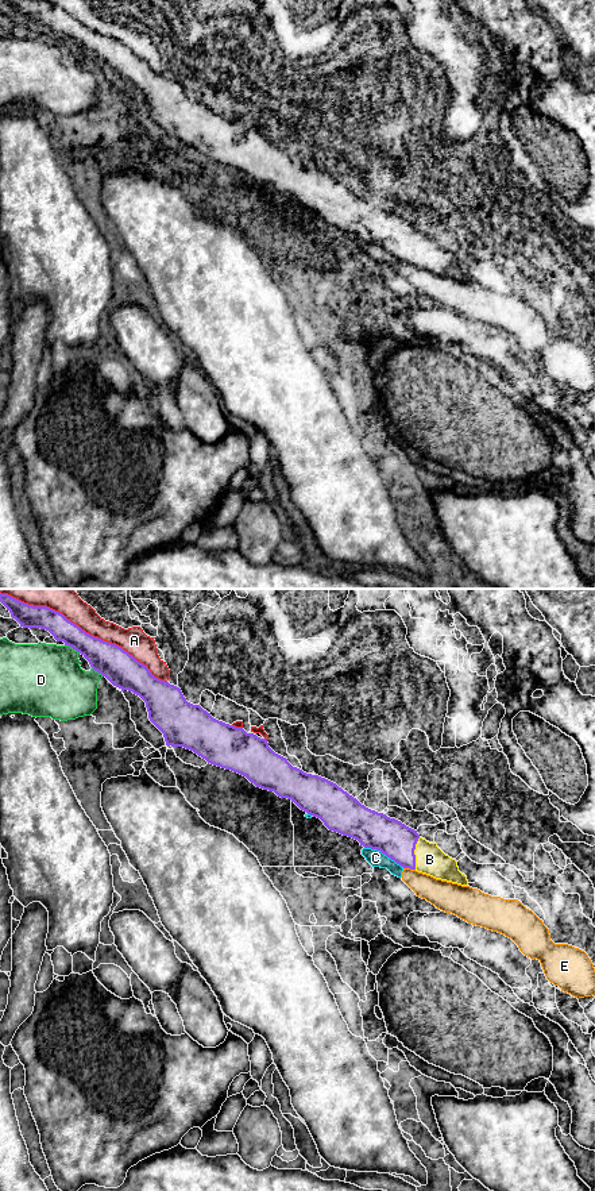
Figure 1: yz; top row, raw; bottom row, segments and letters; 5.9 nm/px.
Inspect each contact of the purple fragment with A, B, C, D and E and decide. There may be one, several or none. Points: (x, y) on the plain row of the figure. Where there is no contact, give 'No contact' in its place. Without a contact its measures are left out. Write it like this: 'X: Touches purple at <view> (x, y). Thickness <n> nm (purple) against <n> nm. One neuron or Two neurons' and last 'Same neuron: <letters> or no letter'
A: Touches purple at yz (100, 34). Thickness 200 nm (purple) against 160 nm. Two neurons
B: Touches purple at yz (413, 249). Thickness 220 nm (purple) against 180 nm. One neuron
C: Touches purple at yz (385, 249). Thickness 220 nm (purple) against 100 nm. Two neurons
D: Touches purple at yz (73, 43). Thickness 200 nm (purple) against 440 nm. Two neurons
E: Touches purple at yz (409, 262). Thickness 220 nm (purple) against 160 nm. Two neurons
Same neuron: B

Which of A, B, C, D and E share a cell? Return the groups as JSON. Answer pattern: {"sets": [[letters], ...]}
{"sets": [["A"], ["B"], ["C", "E"], ["D"]]}

